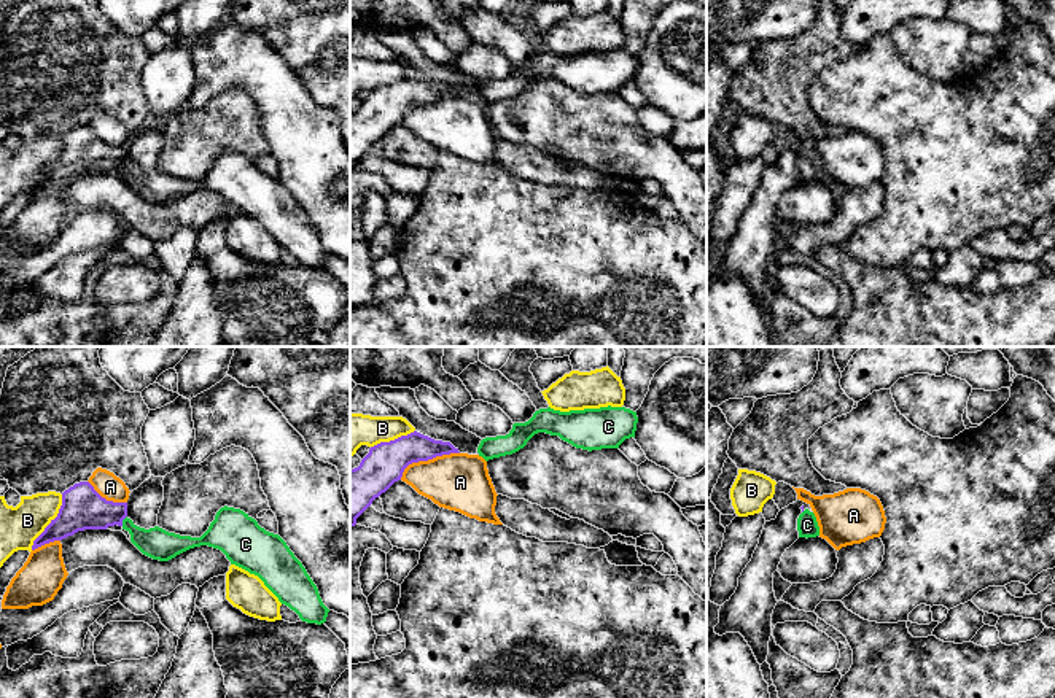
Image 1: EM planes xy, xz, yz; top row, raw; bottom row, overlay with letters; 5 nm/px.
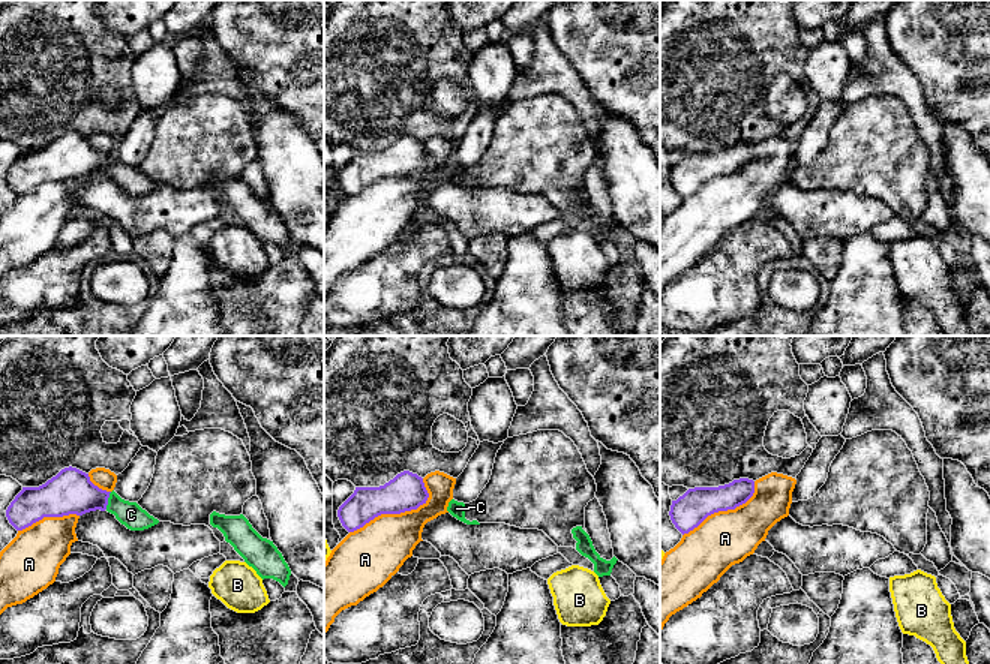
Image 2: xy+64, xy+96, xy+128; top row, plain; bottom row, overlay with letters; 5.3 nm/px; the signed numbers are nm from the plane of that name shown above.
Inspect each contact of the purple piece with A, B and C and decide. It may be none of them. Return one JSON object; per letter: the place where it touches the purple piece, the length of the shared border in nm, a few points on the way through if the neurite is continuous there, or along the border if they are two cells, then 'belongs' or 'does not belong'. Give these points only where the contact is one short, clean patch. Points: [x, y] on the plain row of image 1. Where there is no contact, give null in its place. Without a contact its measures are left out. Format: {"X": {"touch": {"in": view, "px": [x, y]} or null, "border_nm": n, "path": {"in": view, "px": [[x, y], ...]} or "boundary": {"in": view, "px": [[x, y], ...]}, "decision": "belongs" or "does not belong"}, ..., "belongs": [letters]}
{"A": {"touch": {"in": "xz", "px": [427, 104]}, "border_nm": 340, "decision": "does not belong"}, "B": {"touch": {"in": "xy", "px": [51, 166]}, "border_nm": 320, "decision": "does not belong"}, "C": {"touch": {"in": "xy", "px": [123, 162]}, "border_nm": 60, "path": {"in": "xy", "px": [[83, 151], [123, 162], [144, 183], [155, 186]]}, "decision": "belongs"}, "belongs": ["C"]}

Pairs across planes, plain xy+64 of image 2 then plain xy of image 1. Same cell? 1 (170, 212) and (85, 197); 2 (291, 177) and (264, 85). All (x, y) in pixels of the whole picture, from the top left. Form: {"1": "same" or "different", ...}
{"1": "same", "2": "same"}

